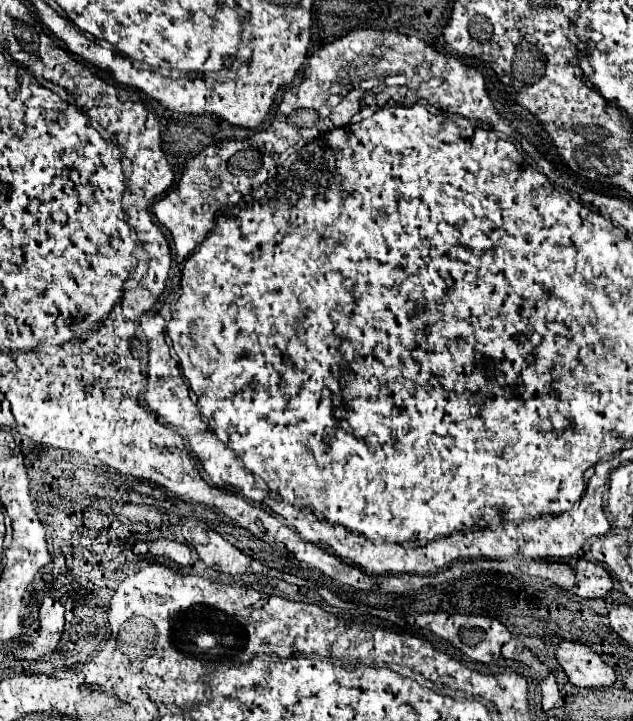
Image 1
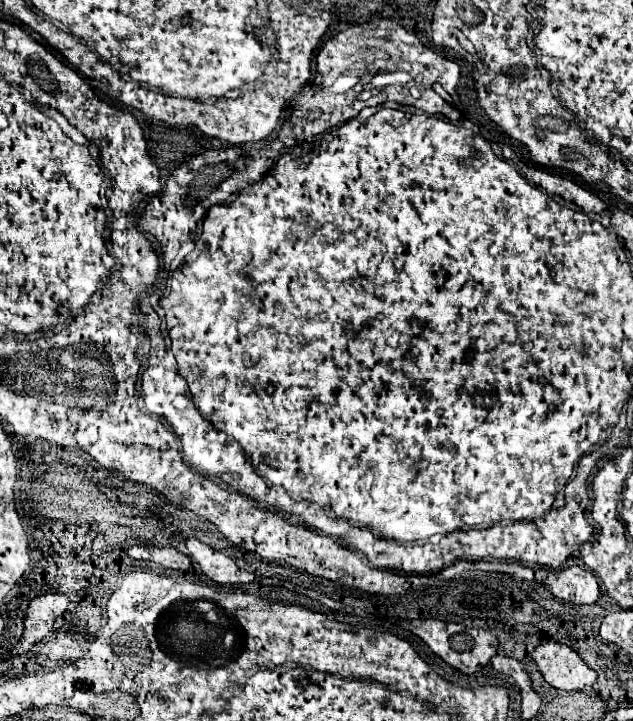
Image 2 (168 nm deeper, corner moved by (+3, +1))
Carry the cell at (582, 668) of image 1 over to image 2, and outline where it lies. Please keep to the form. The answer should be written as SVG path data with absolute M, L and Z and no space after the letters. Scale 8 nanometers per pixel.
M541 644L533 650L531 658L541 676L557 690L583 690L597 680L597 674L569 646Z

